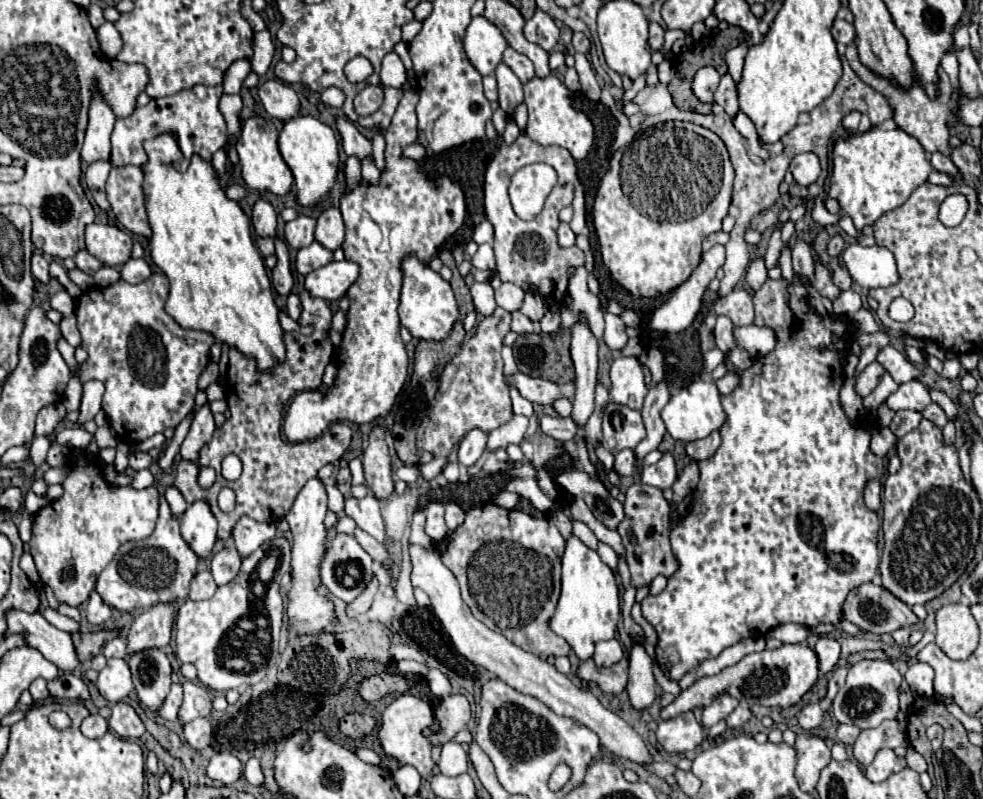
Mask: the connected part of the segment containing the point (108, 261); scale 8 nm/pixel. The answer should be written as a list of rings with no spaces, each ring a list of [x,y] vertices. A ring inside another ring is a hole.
[[[93,222],[85,228],[85,246],[105,266],[121,266],[131,258],[133,240],[117,226]]]

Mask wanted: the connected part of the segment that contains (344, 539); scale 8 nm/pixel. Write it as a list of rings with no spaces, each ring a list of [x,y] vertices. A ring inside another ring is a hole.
[[[335,534],[327,542],[325,556],[323,556],[321,564],[319,564],[319,574],[321,574],[321,584],[329,590],[329,594],[333,594],[333,596],[337,596],[337,598],[341,598],[345,602],[351,602],[351,600],[355,600],[359,596],[363,586],[367,586],[367,582],[373,578],[373,558],[359,546],[359,542],[353,536]],[[351,558],[361,564],[363,582],[359,586],[355,586],[355,588],[345,588],[343,584],[339,584],[335,568],[337,568],[337,564],[347,562]]]

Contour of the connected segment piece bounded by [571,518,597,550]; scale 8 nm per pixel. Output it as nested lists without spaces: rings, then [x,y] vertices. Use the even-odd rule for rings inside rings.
[[[571,518],[571,524],[573,524],[573,534],[575,534],[583,544],[587,544],[587,546],[593,548],[593,550],[597,550],[597,538],[595,538],[595,534],[591,532],[591,528],[589,528],[587,524],[583,524],[583,522],[579,522],[579,520],[573,520],[573,518]]]

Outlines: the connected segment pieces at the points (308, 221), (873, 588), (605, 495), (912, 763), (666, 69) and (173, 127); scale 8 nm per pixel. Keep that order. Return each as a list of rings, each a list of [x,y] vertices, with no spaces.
[[[297,216],[293,222],[285,224],[285,240],[295,250],[309,246],[313,242],[315,232],[315,218],[311,216]]]
[[[869,582],[853,588],[843,604],[845,620],[871,634],[891,634],[901,626],[913,626],[917,616],[911,608],[885,592],[879,582]]]
[[[571,466],[567,470],[559,470],[555,480],[569,494],[573,494],[575,498],[581,498],[605,526],[617,528],[617,524],[625,518],[623,504],[619,504],[603,486],[603,482],[593,474],[587,474],[585,470]]]
[[[909,748],[909,750],[907,750],[907,756],[905,756],[905,760],[907,760],[907,766],[909,766],[911,770],[919,772],[919,774],[927,770],[927,762],[925,762],[925,758],[923,758],[919,752],[915,752],[913,748]]]
[[[664,60],[658,67],[657,67],[657,75],[659,82],[663,84],[669,84],[669,82],[675,77],[675,70],[673,70],[673,65]]]
[[[193,86],[191,90],[177,92],[173,96],[165,96],[159,100],[151,100],[143,108],[135,108],[135,112],[127,118],[117,118],[113,134],[111,134],[111,166],[141,166],[145,164],[147,156],[141,148],[141,142],[147,138],[155,138],[163,132],[173,132],[179,138],[179,148],[183,152],[183,164],[189,166],[189,158],[193,152],[201,154],[205,160],[211,160],[213,152],[223,148],[227,142],[227,124],[223,114],[219,112],[219,98],[223,94],[221,86],[205,88],[205,86]]]

